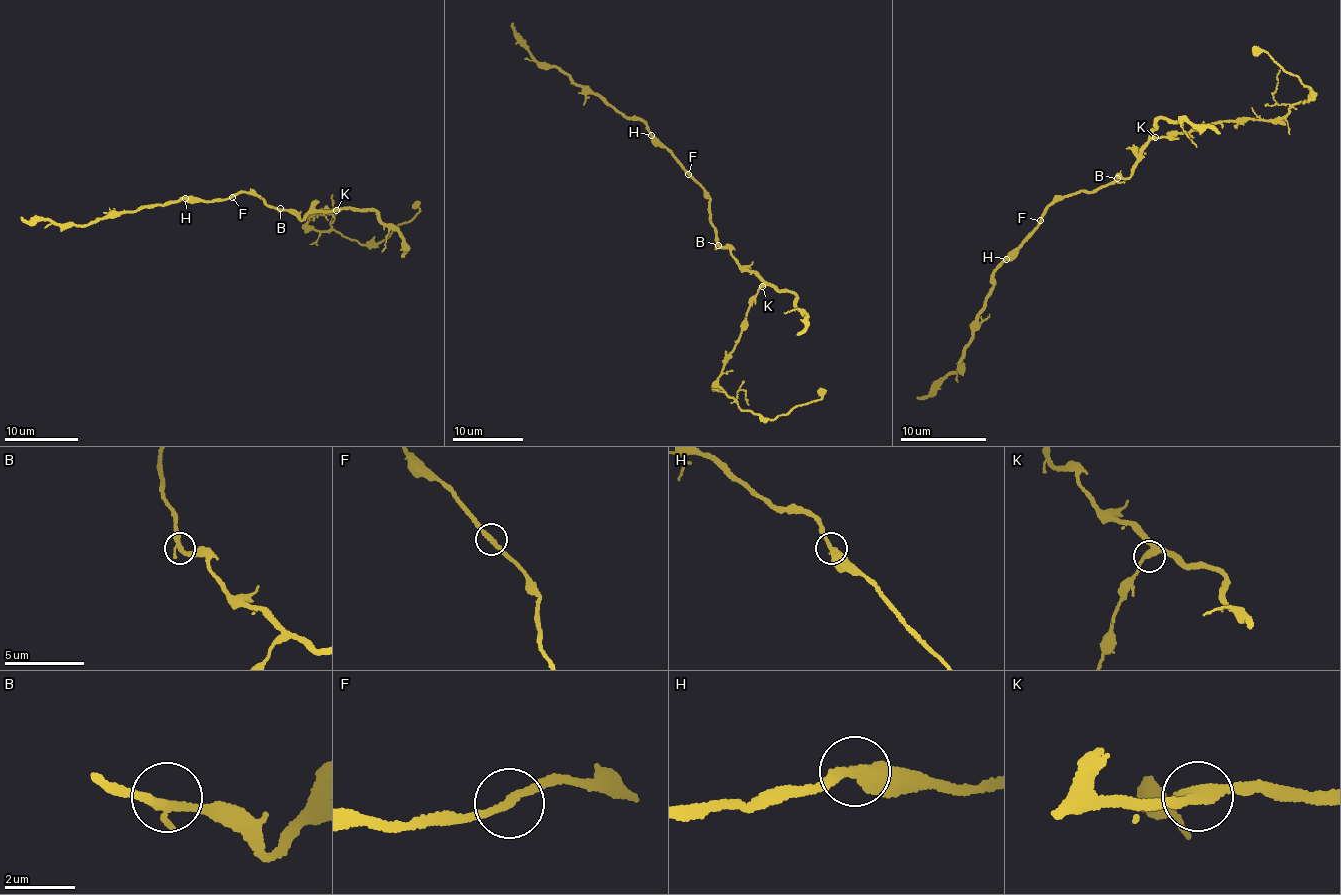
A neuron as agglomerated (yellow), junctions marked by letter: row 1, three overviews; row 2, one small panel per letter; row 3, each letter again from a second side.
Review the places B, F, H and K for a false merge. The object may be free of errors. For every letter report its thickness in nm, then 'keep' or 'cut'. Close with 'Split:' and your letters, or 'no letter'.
B: calibre 260 nm; keep
F: calibre 200 nm; keep
H: calibre 400 nm; keep
K: calibre 280 nm; keep
Split: no letter

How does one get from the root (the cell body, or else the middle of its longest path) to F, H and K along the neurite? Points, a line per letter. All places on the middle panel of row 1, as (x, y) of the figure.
F: (719, 242), (711, 222), (709, 194), (689, 173)
H: (719, 242), (711, 222), (707, 191), (677, 157), (651, 135)
K: (719, 242), (730, 249), (734, 259), (762, 281), (762, 286)

